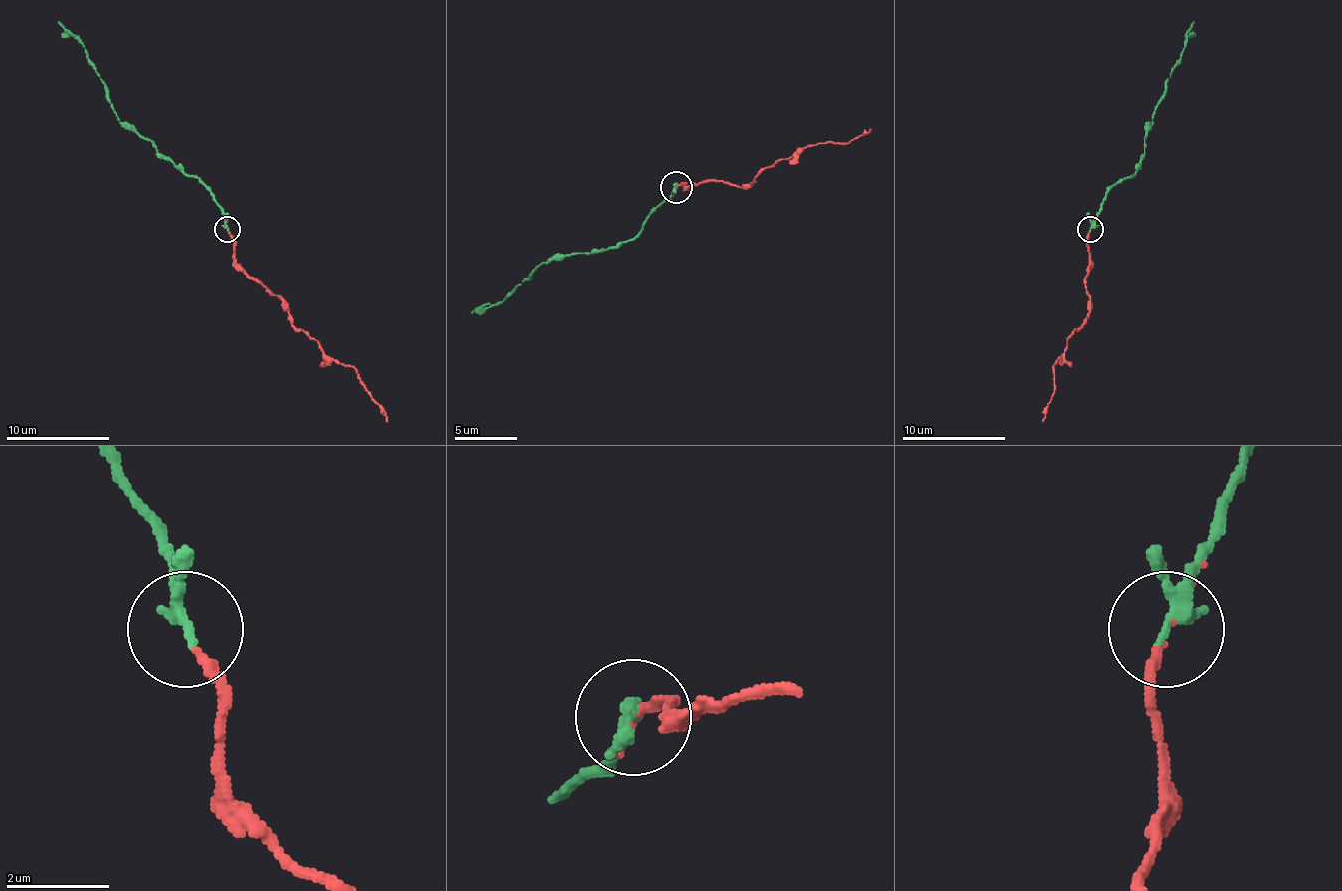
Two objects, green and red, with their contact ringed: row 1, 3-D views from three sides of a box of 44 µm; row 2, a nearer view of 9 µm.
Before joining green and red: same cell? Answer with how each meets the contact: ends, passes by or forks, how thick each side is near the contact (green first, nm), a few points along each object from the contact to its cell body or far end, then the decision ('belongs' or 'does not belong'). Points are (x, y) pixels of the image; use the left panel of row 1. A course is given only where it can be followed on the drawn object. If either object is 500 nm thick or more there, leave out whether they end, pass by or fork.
green passes by; red ends there; 240 nm thick on the green side, 110 nm on the other; green runs (228, 230), (228, 220), (199, 178), (176, 168), (117, 116), (104, 80), (86, 49), (57, 21); red runs (228, 227), (233, 258), (272, 292), (300, 331), (328, 356), (349, 364), (388, 421); belongs

